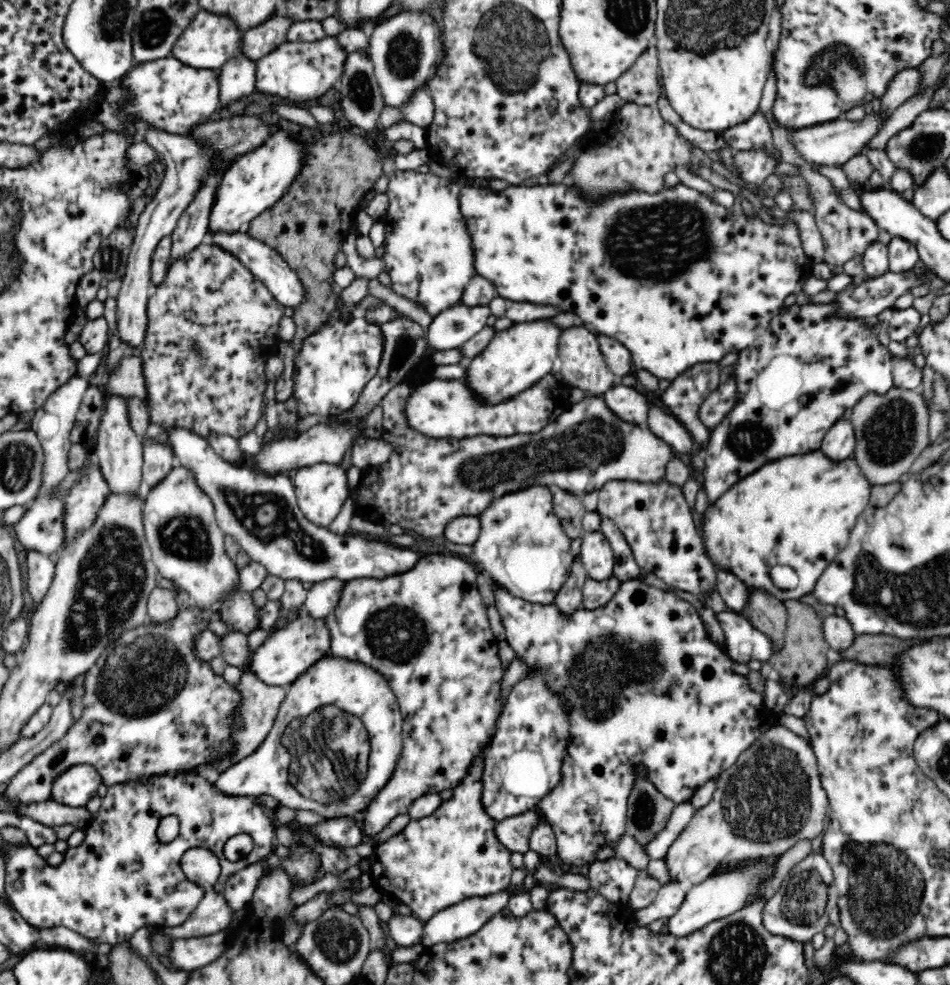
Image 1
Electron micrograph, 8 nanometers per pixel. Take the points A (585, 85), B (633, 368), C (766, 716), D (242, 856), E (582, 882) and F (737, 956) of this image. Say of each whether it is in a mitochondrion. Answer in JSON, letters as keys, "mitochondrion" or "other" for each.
{"A":"other","B":"other","C":"other","D":"other","E":"other","F":"mitochondrion"}

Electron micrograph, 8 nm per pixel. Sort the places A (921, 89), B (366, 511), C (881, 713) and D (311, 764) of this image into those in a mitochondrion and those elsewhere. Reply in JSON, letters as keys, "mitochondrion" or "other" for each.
{"A":"other","B":"other","C":"other","D":"mitochondrion"}

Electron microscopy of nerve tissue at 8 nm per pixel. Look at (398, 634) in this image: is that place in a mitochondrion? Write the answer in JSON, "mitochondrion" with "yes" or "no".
{"mitochondrion":"yes"}

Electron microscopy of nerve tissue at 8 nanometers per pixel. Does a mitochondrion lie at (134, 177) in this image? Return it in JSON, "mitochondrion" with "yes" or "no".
{"mitochondrion":"no"}

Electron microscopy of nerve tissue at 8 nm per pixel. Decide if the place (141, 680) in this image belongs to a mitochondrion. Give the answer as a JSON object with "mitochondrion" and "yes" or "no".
{"mitochondrion":"yes"}

